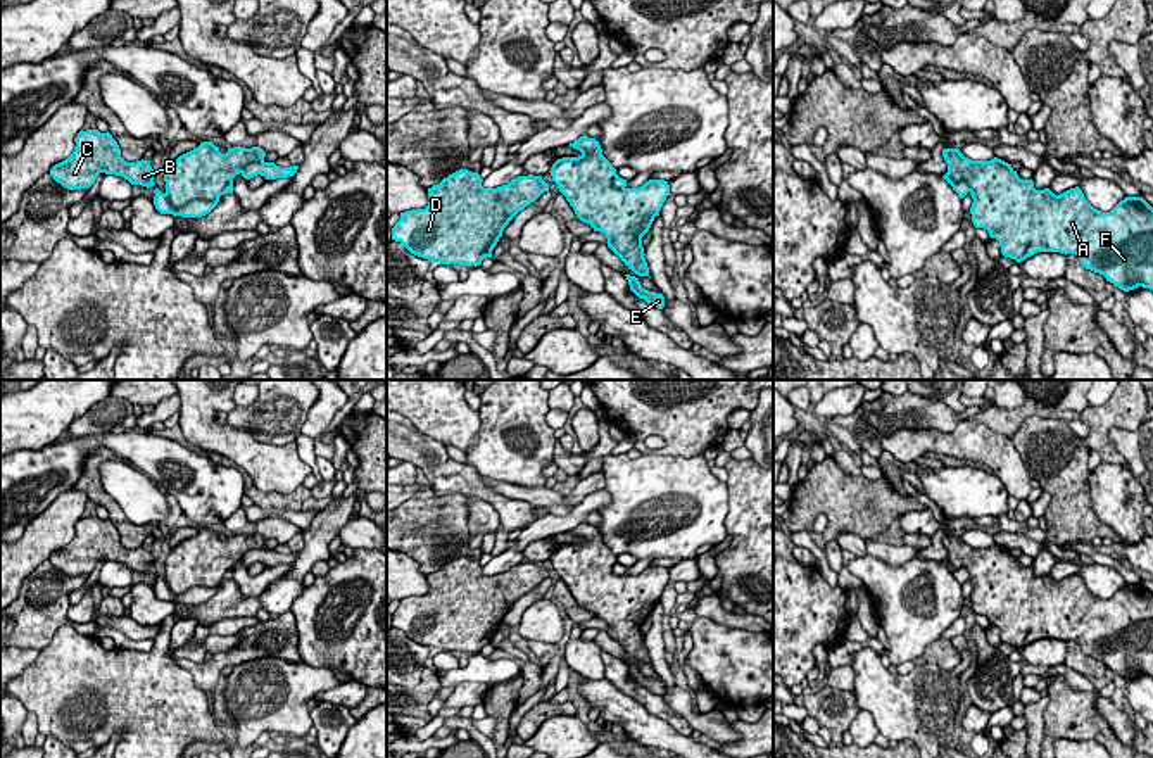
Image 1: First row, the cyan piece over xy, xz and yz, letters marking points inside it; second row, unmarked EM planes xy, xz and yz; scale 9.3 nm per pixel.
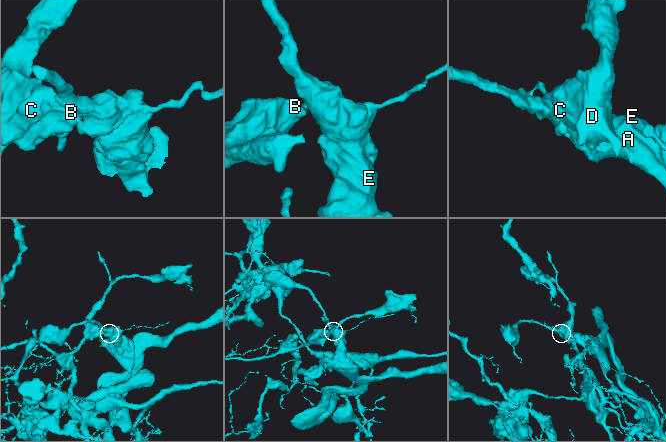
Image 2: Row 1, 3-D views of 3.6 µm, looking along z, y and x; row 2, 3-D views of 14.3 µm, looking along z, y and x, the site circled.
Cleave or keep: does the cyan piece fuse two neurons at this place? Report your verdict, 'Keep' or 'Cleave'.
Keep

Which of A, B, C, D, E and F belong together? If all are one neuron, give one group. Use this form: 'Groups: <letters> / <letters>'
Groups: A B C D E F

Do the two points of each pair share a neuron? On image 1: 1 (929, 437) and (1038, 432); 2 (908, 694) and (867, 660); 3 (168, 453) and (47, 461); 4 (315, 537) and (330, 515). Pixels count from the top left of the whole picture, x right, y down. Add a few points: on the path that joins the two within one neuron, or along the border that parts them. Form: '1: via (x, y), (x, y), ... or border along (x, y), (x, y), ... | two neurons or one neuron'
1: border along (1010, 439), (1029, 475) | two neurons
2: via (898, 694), (874, 670) | one neuron
3: via (138, 448), (118, 442), (90, 442), (76, 449) | one neuron
4: via (320, 532), (328, 520) | one neuron

